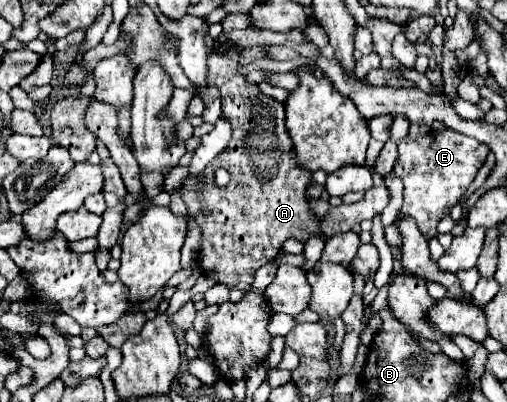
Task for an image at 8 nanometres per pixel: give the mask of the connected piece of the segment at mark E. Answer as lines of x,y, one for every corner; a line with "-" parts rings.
448,128
440,132
428,132
420,140
400,140
398,160
394,166
394,172
404,182
404,206
400,212
412,216
426,238
436,236
438,220
448,216
450,208
460,202
476,172
484,164
486,154
488,148
484,144
478,144
478,140

